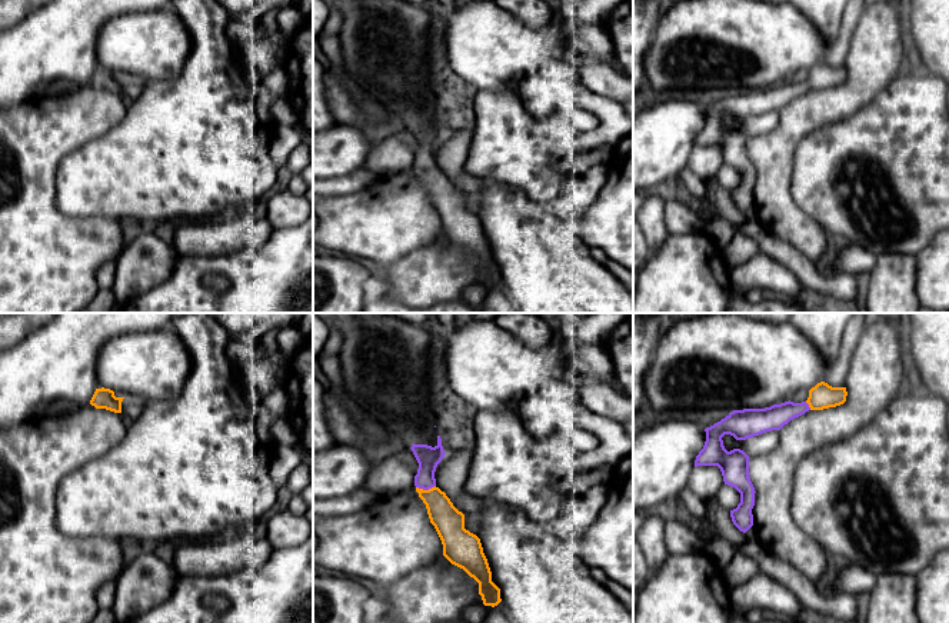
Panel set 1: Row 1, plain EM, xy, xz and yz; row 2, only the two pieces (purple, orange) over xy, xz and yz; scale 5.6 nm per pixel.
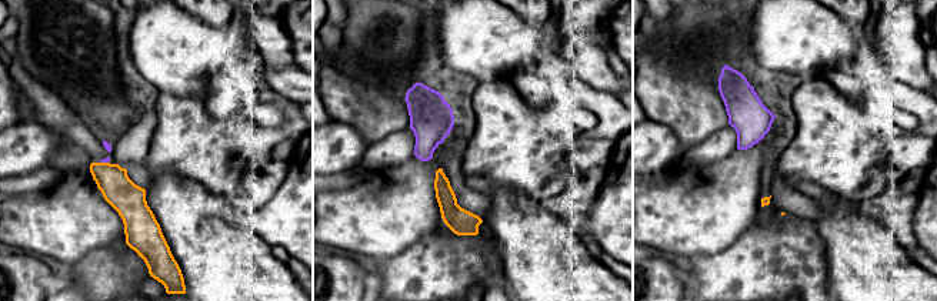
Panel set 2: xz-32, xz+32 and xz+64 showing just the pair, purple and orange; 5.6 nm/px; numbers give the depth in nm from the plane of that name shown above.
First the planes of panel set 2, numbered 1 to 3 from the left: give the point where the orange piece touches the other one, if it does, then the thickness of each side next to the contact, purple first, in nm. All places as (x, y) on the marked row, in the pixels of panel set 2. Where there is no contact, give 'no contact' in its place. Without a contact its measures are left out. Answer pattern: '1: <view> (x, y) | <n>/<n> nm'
1: xz-32 (104, 161) | 30/190 nm
2: no contact
3: no contact

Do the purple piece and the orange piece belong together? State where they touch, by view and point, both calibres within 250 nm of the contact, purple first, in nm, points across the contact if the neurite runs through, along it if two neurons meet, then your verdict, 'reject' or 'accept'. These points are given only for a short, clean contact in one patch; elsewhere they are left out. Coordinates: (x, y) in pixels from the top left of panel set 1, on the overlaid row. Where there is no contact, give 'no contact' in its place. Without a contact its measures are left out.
contact xz (425, 489); calibres 130 and 170 nm; way xz (428, 457), (425, 489), (436, 500), (449, 523); accept

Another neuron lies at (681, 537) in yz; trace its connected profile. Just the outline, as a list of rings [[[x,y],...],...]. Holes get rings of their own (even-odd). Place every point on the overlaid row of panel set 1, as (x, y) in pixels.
[[[667,514],[665,523],[665,544],[670,554],[687,554],[703,549],[695,524],[682,514]]]

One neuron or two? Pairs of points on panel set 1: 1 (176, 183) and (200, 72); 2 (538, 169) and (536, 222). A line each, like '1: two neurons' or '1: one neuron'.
1: one neuron
2: two neurons

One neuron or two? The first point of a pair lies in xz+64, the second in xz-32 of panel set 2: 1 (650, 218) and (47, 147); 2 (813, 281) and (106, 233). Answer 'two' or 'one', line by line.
1: two
2: two

